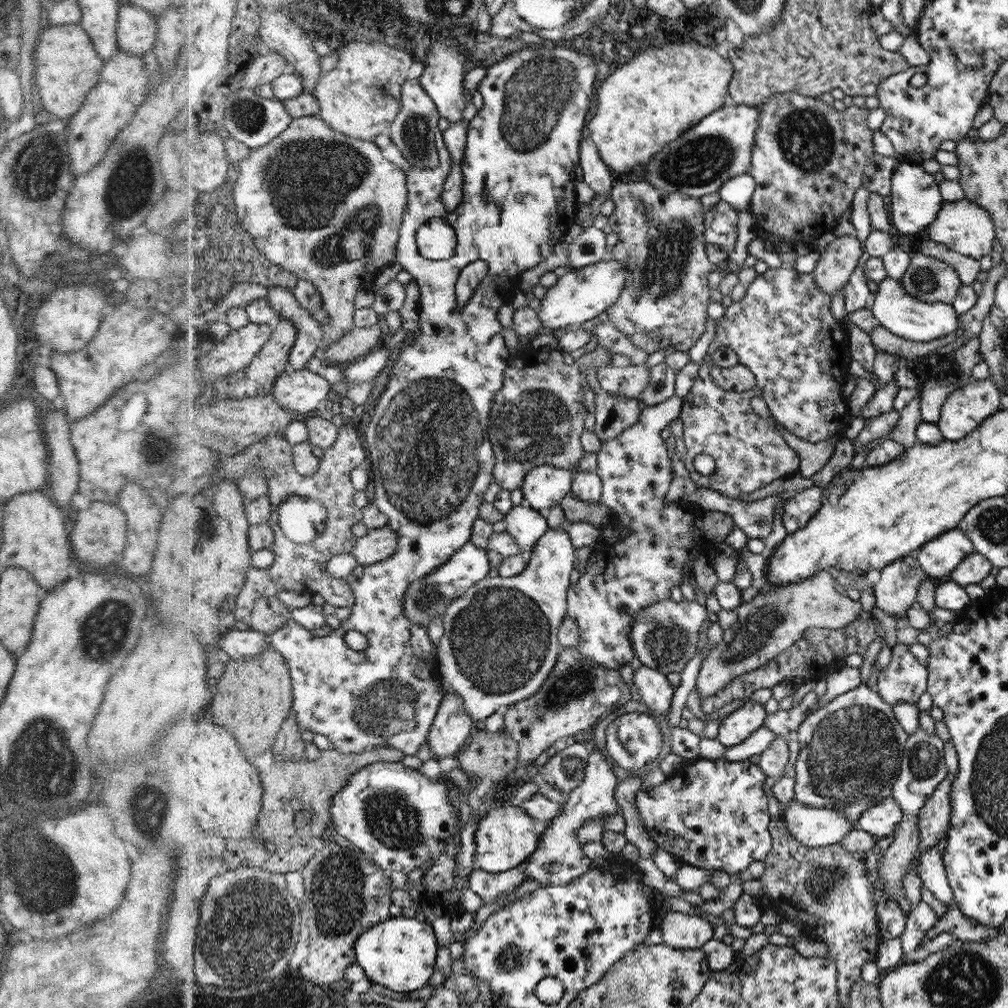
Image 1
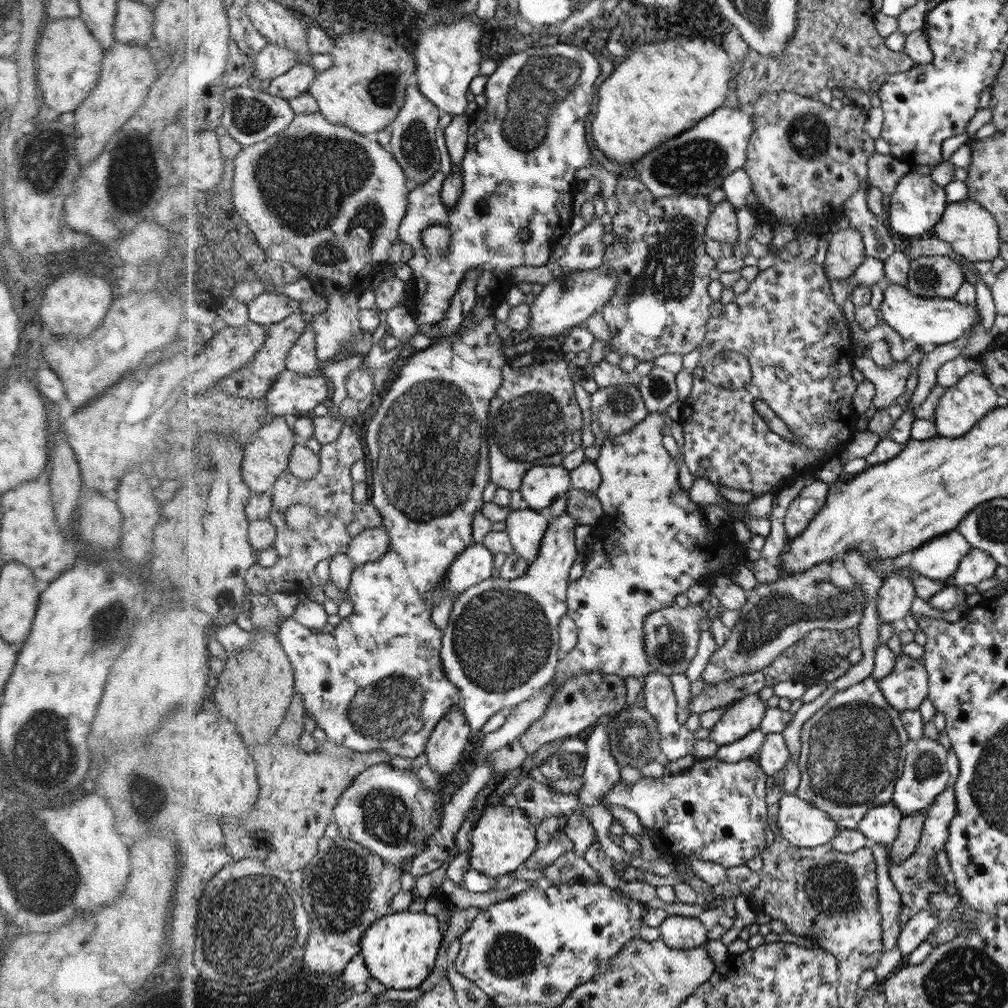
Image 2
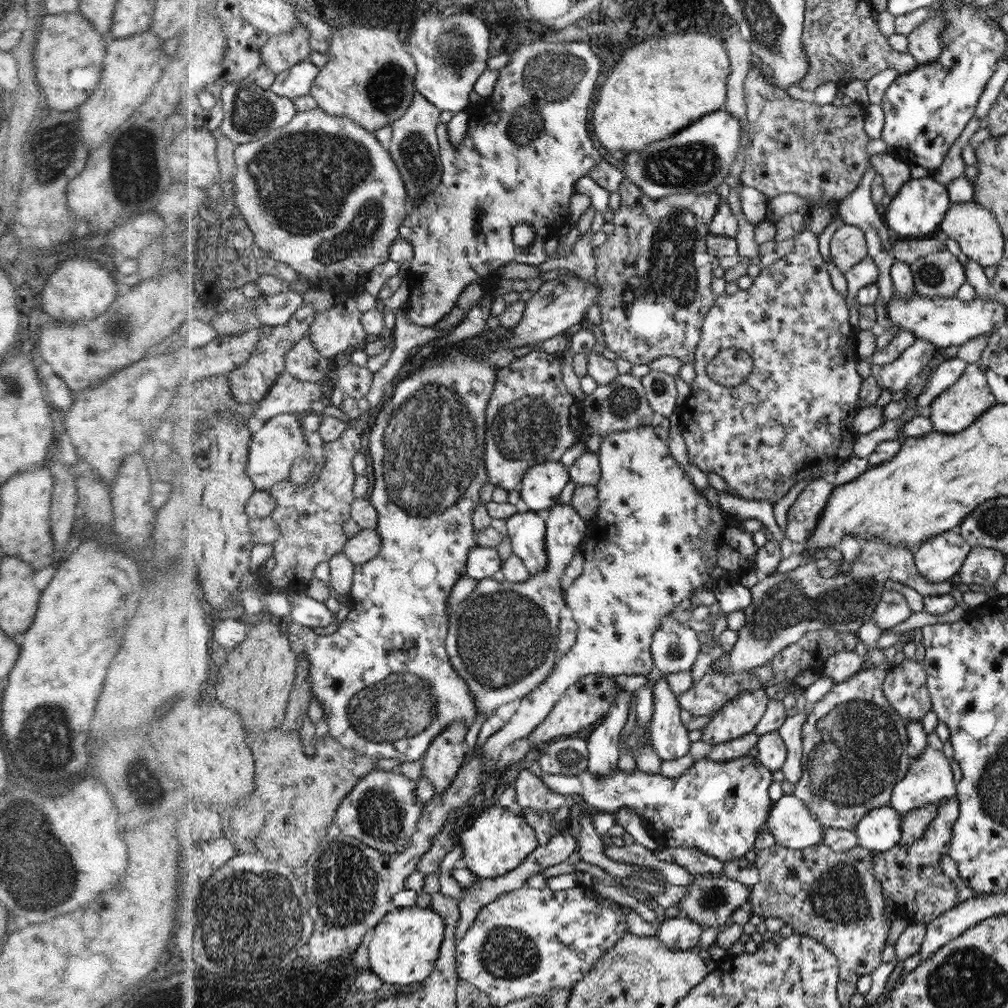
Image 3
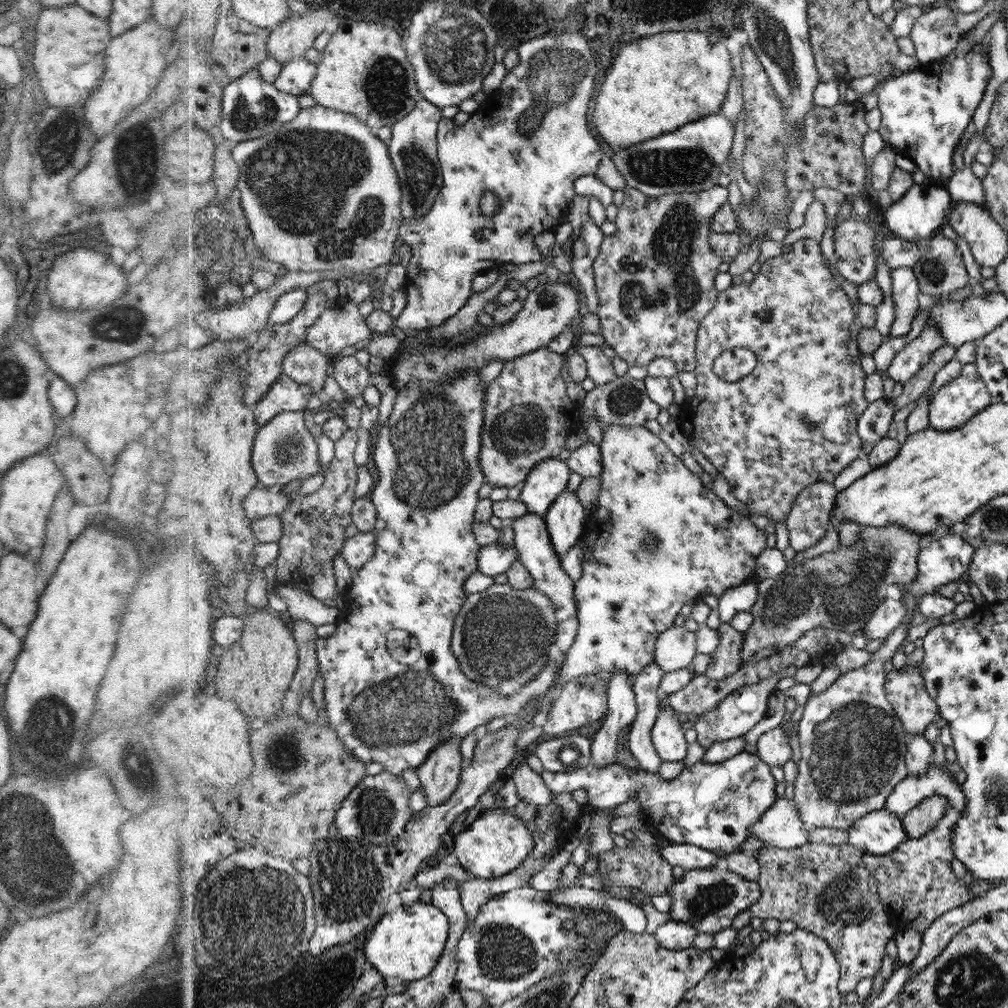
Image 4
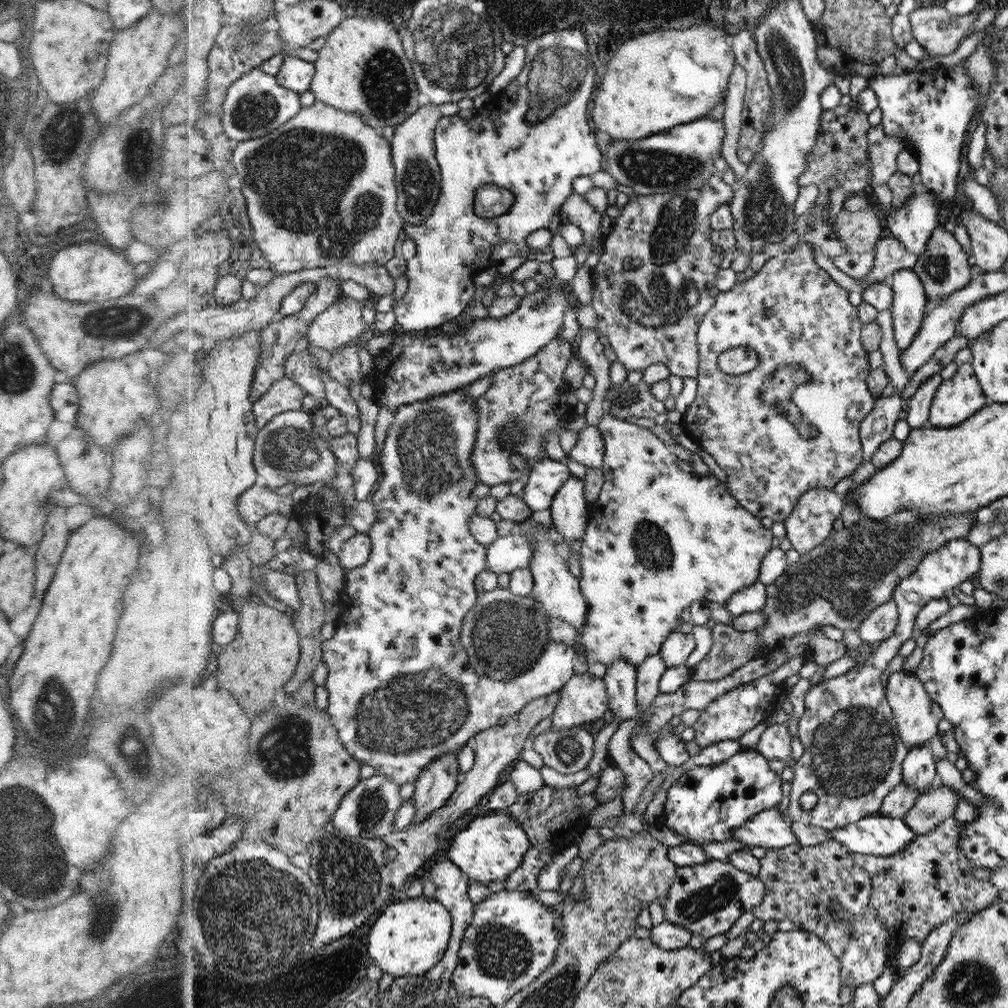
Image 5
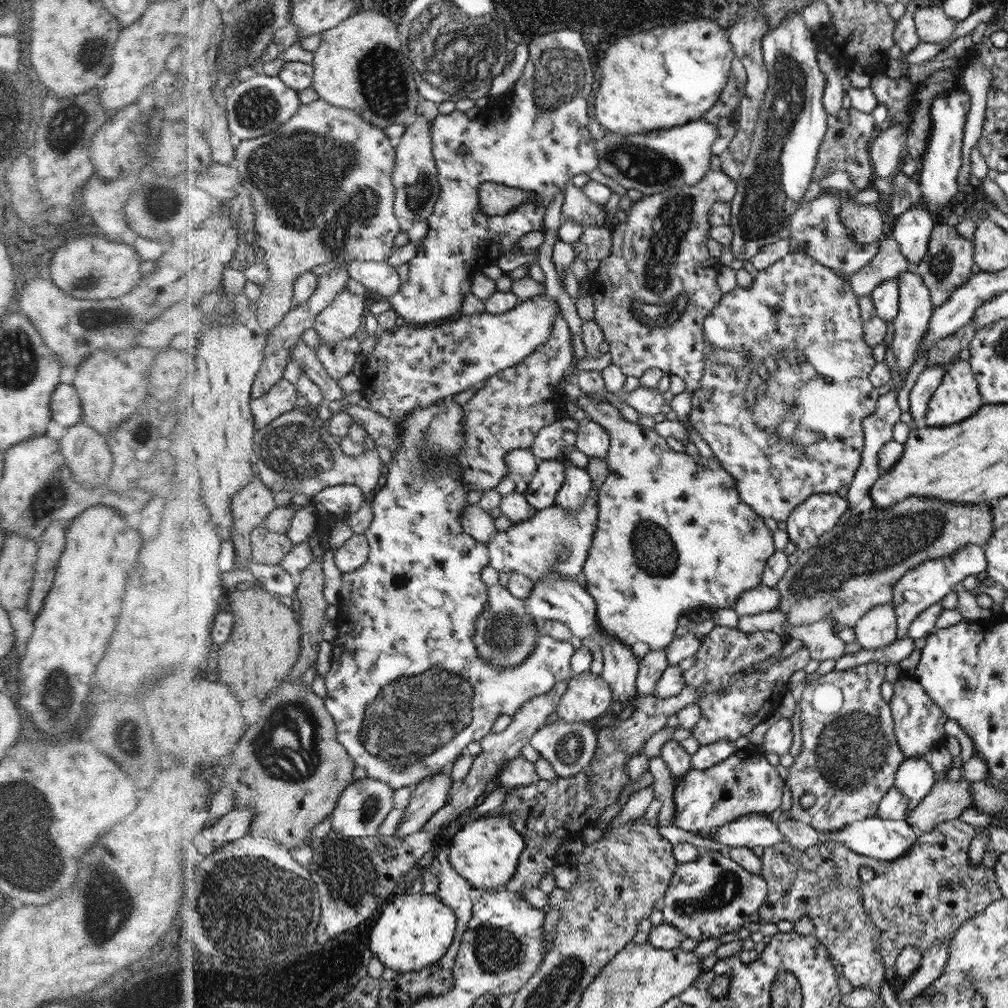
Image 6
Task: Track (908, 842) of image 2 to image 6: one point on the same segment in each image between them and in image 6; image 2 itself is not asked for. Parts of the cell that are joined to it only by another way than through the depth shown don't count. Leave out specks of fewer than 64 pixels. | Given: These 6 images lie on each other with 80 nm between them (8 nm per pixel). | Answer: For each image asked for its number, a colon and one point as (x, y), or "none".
3: (913, 825)
4: (920, 820)
5: (938, 803)
6: (947, 799)

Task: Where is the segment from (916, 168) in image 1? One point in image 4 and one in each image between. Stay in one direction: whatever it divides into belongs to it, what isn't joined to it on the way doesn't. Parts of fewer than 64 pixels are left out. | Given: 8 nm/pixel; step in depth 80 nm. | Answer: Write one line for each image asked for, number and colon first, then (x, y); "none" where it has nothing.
2: (917, 203)
3: (918, 208)
4: (918, 216)

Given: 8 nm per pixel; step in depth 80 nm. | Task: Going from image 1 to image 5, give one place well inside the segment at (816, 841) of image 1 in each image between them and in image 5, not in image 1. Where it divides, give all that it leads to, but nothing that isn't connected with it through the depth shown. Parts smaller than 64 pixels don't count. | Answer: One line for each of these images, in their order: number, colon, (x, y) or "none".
2: (802, 824)
3: (792, 825)
4: (780, 826)
5: (770, 829)

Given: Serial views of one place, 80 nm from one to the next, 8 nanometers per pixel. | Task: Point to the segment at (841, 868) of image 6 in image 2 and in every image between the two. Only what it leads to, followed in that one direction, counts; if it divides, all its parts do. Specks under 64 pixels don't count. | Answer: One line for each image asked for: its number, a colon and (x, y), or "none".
2: (914, 879)
3: (912, 876)
4: (916, 883)
5: (915, 891)

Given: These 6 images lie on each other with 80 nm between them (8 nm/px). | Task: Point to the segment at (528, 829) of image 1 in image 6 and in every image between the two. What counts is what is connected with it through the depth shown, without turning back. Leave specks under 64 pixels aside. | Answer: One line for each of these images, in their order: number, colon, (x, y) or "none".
2: (504, 839)
3: (501, 839)
4: (494, 845)
5: (492, 847)
6: (486, 852)

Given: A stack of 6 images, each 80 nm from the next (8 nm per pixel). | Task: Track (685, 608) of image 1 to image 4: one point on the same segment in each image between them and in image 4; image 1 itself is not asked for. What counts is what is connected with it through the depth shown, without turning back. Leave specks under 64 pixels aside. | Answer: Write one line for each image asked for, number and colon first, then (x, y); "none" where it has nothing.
2: (671, 633)
3: (675, 645)
4: (675, 648)

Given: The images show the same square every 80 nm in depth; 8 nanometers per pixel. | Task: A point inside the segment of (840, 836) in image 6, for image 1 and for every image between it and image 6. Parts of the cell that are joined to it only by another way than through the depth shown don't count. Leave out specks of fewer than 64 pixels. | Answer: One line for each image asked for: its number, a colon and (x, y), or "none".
1: (881, 821)
2: (880, 825)
3: (880, 830)
4: (879, 833)
5: (876, 835)

